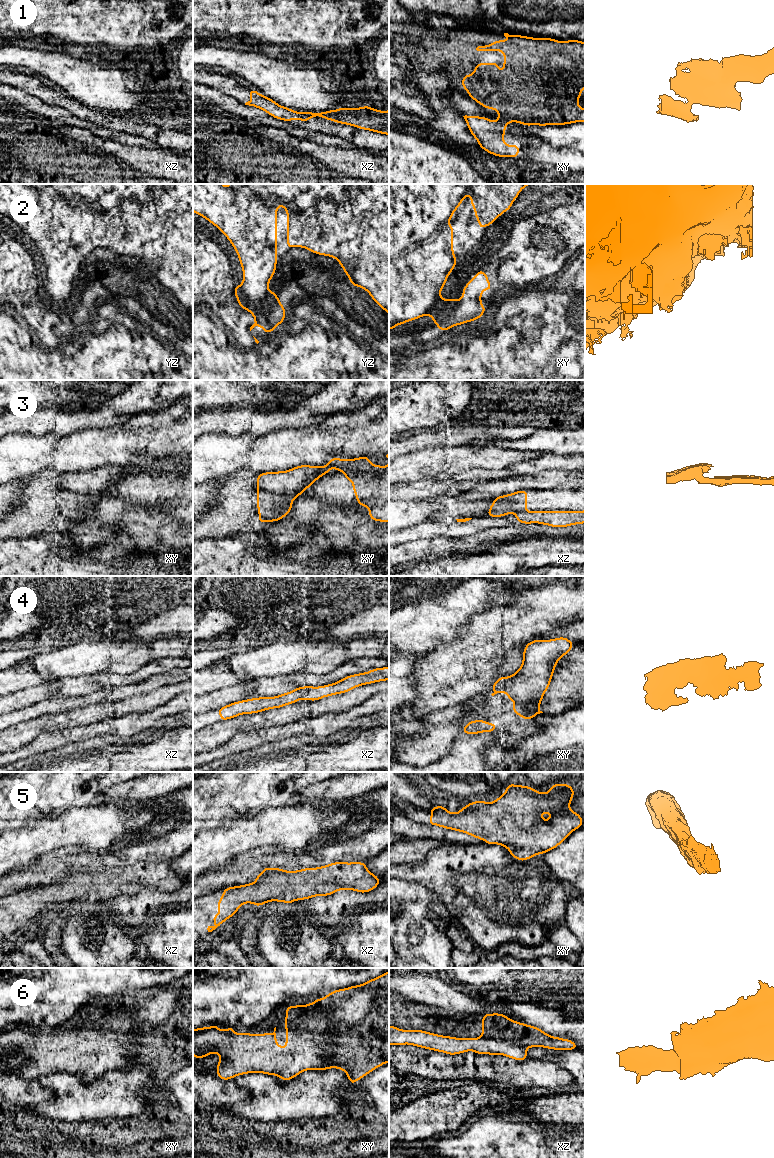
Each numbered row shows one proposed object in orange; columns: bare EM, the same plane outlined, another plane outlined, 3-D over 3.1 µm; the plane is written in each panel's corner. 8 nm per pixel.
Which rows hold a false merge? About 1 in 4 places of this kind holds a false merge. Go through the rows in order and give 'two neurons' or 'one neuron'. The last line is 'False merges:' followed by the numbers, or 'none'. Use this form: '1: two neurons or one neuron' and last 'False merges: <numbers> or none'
1: two neurons
2: one neuron
3: two neurons
4: one neuron
5: one neuron
6: one neuron
False merges: 1, 3

